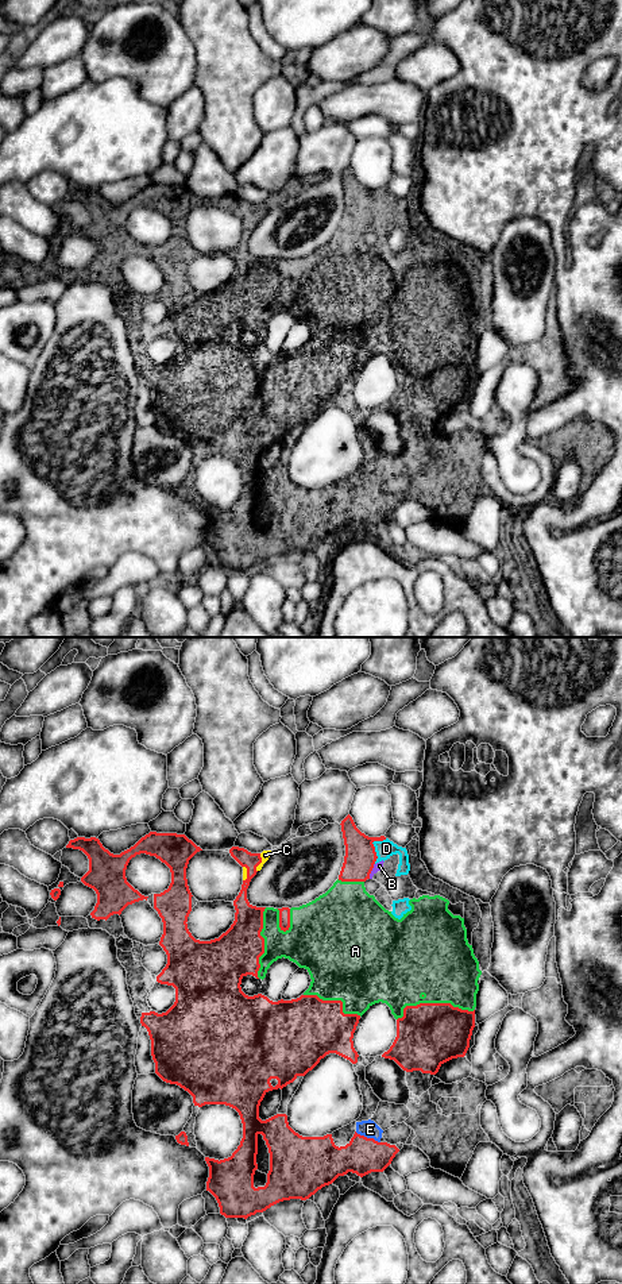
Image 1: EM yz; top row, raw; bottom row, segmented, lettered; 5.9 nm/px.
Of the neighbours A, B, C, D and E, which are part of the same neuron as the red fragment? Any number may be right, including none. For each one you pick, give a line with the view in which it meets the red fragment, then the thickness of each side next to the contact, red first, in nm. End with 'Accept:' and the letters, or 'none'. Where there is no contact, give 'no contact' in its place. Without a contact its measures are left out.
A: contact in yz; calibres 380 and 440 nm
B: contact in yz; calibres 190 and 50 nm
C: contact in yz; calibres 100 and 60 nm
D: contact in yz; calibres 190 and 110 nm
E: contact in yz; calibres 220 and 100 nm
Accept: A, B, C, D, E

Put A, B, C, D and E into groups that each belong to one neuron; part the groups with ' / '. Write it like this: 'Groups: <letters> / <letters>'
Groups: A B C D E

